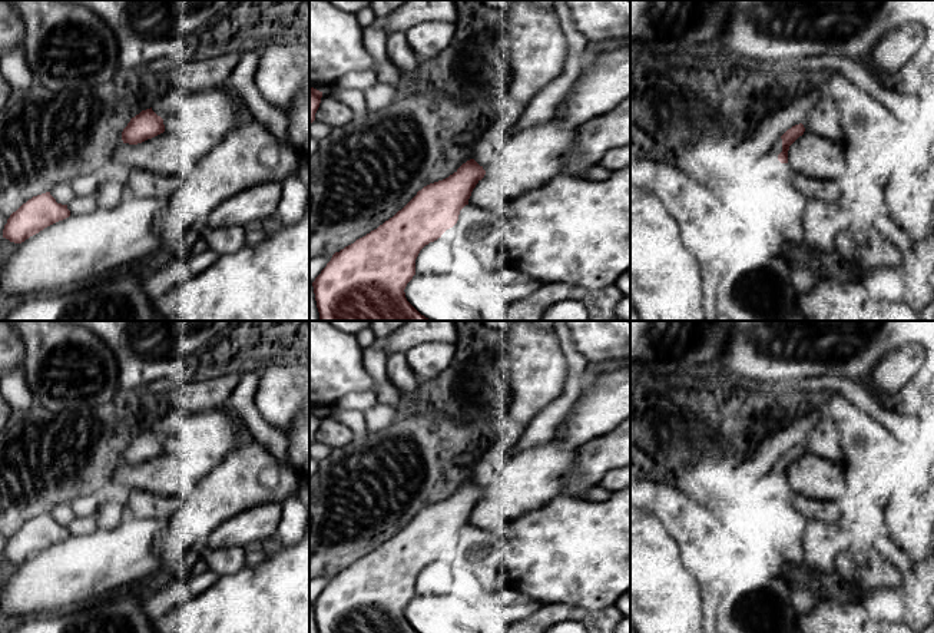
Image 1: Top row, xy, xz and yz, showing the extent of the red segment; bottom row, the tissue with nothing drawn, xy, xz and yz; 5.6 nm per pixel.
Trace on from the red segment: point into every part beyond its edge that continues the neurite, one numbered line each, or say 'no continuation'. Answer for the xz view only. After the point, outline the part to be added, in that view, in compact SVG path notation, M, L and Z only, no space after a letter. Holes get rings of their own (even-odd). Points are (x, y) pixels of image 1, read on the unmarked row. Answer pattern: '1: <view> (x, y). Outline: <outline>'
no continuation

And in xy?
no continuation

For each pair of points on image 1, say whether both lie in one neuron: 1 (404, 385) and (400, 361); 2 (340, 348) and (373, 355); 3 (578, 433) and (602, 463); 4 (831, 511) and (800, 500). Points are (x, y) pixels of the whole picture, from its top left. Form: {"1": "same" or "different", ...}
{"1": "same", "2": "different", "3": "different", "4": "same"}

